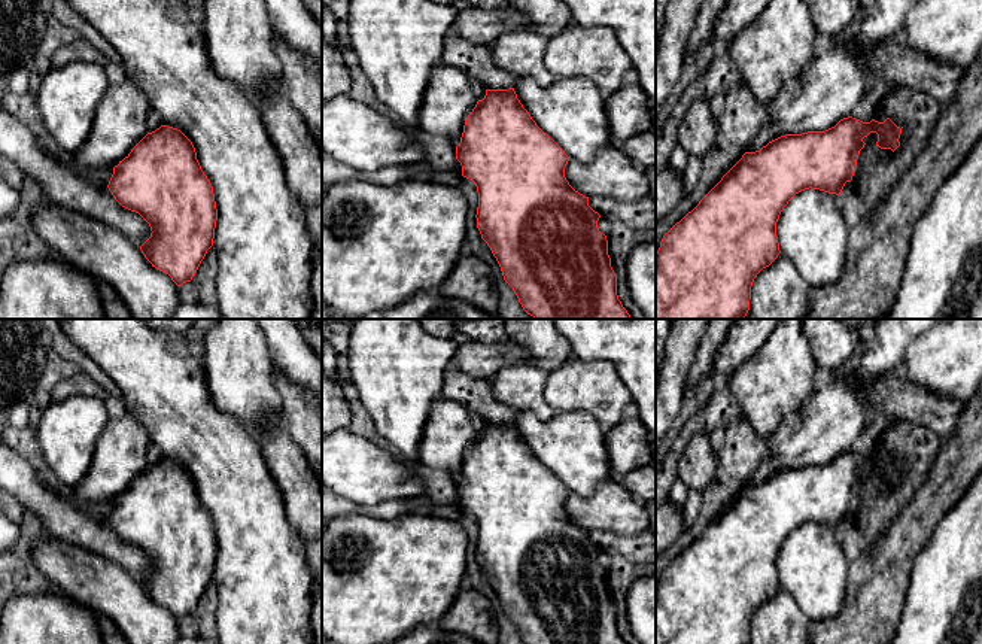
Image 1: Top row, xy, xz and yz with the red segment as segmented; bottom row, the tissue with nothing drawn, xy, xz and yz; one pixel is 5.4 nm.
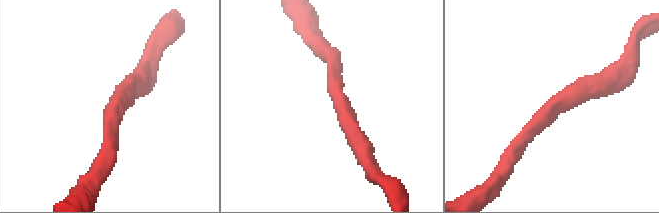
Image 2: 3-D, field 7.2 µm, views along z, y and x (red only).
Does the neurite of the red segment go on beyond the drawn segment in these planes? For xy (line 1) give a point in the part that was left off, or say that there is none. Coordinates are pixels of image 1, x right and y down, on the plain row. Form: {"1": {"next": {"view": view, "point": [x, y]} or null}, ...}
{"1": {"next": null}}

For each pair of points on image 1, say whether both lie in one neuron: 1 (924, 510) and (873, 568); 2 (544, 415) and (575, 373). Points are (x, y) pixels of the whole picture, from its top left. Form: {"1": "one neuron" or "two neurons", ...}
{"1": "one neuron", "2": "two neurons"}

